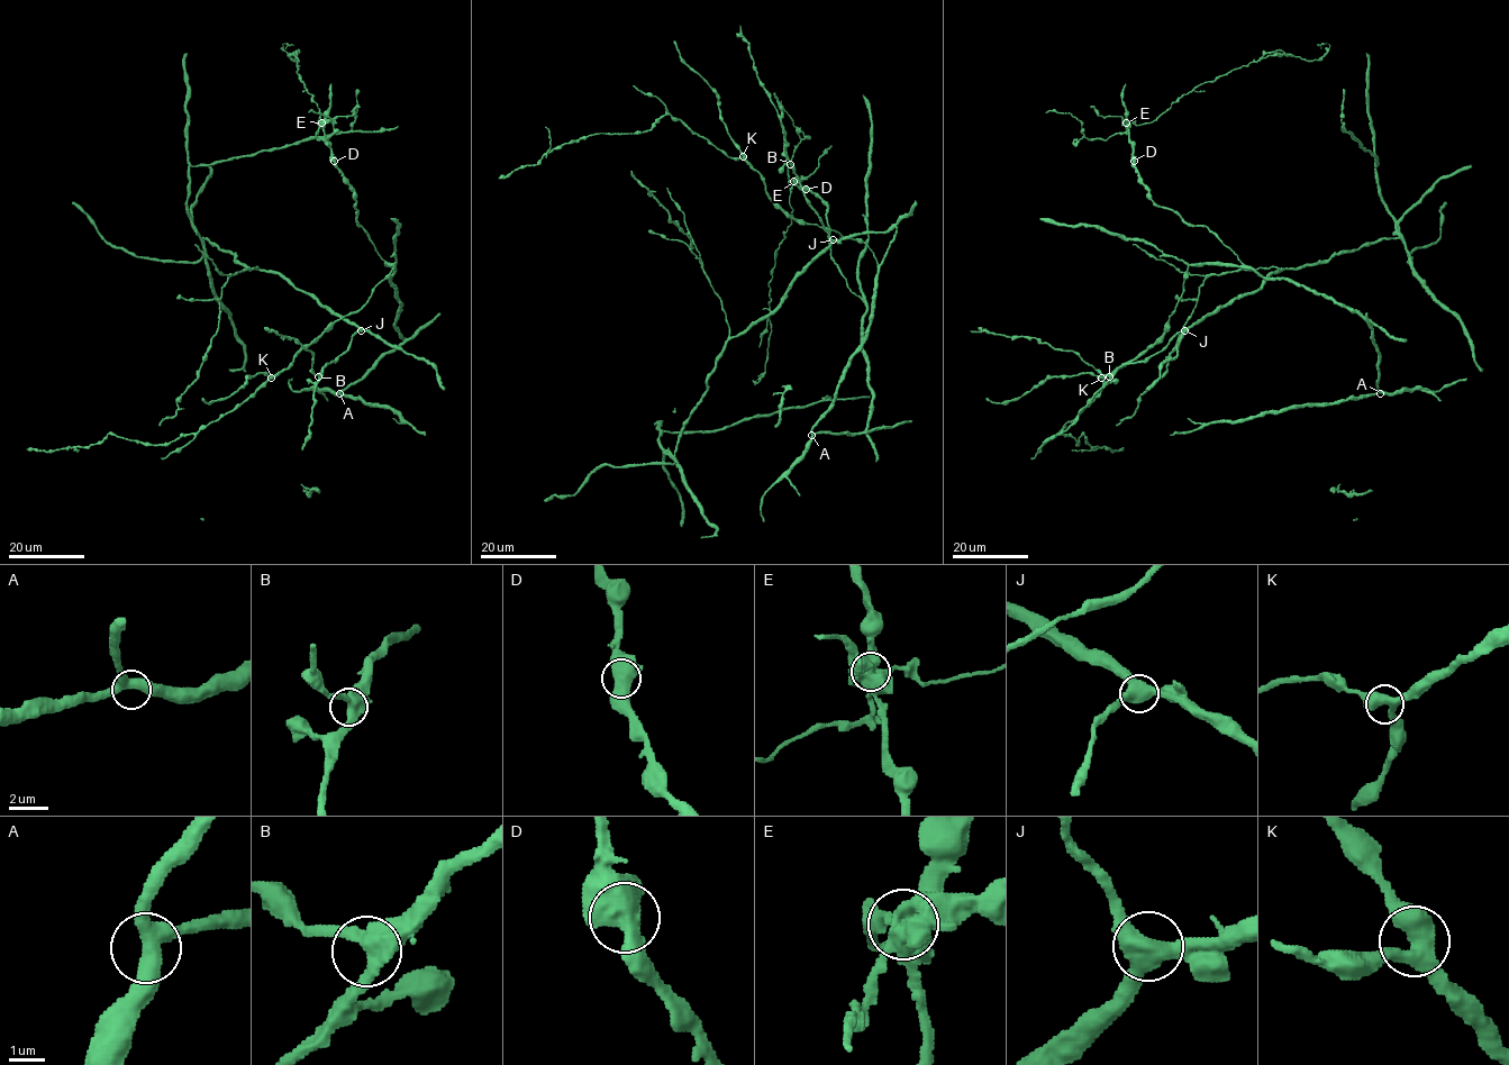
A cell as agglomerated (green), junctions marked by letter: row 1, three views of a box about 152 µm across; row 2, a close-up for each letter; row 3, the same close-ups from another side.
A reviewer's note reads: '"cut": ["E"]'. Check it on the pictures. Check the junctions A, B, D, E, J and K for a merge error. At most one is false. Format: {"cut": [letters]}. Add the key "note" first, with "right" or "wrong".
{"note": "right", "cut": ["E"]}

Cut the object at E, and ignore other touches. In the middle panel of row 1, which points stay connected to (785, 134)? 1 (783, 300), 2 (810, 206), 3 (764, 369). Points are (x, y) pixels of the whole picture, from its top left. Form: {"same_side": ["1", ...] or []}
{"same_side": ["1", "2"]}

